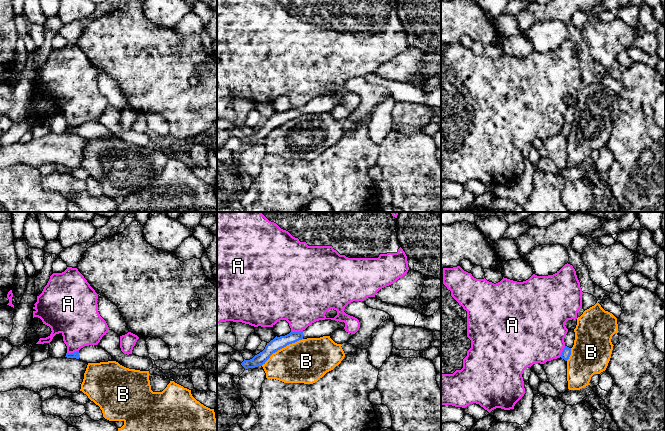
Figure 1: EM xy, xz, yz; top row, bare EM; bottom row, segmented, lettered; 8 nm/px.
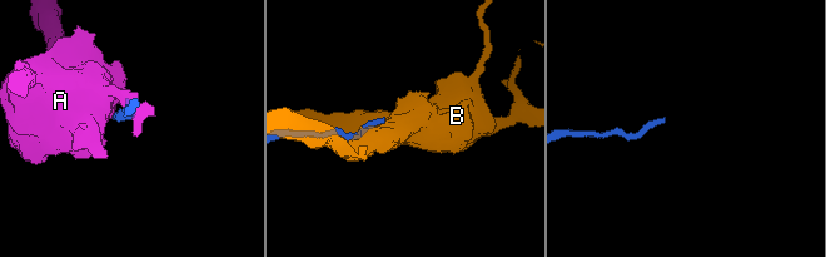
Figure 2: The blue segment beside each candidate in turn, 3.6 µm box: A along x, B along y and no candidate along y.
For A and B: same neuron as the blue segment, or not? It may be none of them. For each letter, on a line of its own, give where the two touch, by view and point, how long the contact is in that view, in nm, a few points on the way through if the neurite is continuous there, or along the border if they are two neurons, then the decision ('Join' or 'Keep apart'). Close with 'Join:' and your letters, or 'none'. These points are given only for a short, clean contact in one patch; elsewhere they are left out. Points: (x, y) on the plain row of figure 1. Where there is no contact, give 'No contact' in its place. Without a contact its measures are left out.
A: Touches blue at xy (72, 129). Shared border 100 nm. Keep apart
B: Touches blue at xz (281, 124). Shared border 400 nm. Boundary: xz (302, 114), (278, 125), (261, 141). Keep apart
Join: none

